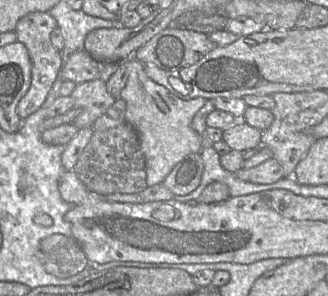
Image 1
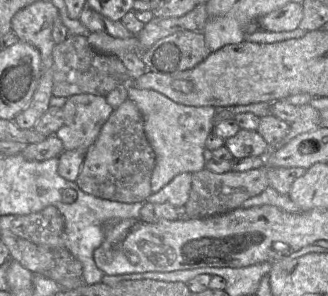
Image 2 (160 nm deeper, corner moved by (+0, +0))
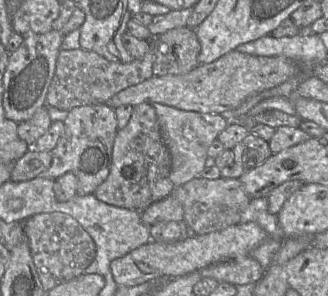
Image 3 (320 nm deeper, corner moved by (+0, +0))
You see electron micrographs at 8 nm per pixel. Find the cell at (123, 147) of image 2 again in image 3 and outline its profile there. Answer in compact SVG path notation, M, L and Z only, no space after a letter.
M150 103L138 104L133 107L127 125L117 131L109 175L93 194L107 204L142 212L176 188L170 179L171 164L154 107Z

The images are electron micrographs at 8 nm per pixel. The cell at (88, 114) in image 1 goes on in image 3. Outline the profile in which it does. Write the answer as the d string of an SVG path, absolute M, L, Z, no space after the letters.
M106 103L75 107L68 112L64 124L64 132L52 150L51 165L40 176L56 180L71 172L78 179L77 195L93 194L110 172L114 140L119 130L115 109Z

